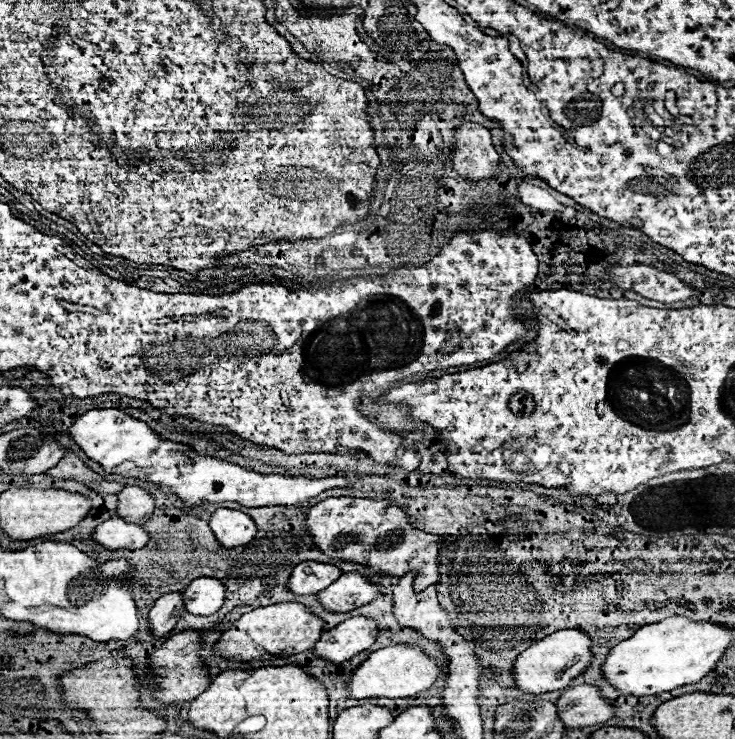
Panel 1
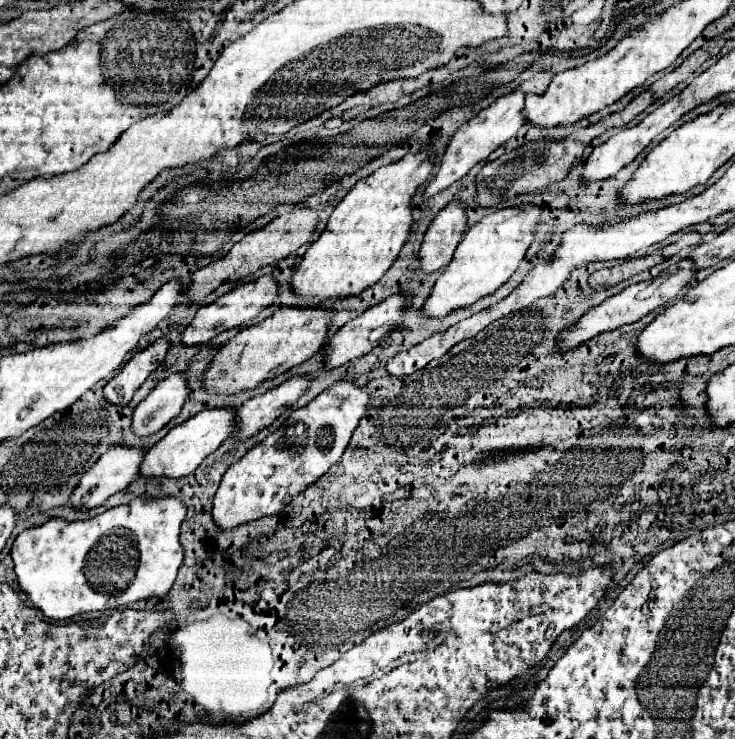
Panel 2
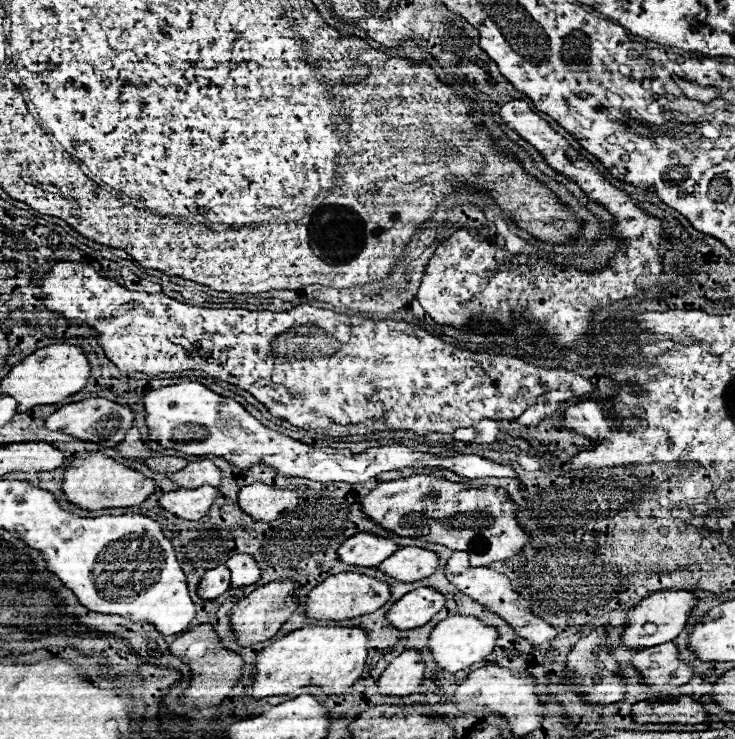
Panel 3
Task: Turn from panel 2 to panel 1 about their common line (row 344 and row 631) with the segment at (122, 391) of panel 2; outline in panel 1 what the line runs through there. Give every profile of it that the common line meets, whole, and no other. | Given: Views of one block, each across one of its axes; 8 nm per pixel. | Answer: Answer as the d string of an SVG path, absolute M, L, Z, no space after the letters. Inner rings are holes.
M170 592L158 598L148 614L148 626L152 636L154 638L166 636L174 628L182 612L184 612L184 602L180 600L180 592Z

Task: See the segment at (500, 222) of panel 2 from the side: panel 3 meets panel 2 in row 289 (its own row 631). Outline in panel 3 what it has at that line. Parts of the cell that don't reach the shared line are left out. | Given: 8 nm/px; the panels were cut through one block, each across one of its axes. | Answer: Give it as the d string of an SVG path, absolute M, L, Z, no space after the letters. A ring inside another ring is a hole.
M450 616L442 622L438 622L430 634L428 648L434 654L434 660L442 666L446 672L458 672L466 670L468 666L484 660L496 646L498 640L498 630L494 626L484 624L476 616Z

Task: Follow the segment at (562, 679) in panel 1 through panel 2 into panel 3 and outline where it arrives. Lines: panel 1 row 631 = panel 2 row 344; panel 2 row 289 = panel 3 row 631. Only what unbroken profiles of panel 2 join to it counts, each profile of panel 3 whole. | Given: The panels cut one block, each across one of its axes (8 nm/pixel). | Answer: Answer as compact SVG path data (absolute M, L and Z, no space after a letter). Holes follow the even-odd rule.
M666 590L666 592L654 592L648 598L644 598L632 612L628 612L628 626L622 636L624 646L628 648L650 648L664 642L672 642L688 622L688 616L692 608L698 604L698 598L694 592L688 590Z

